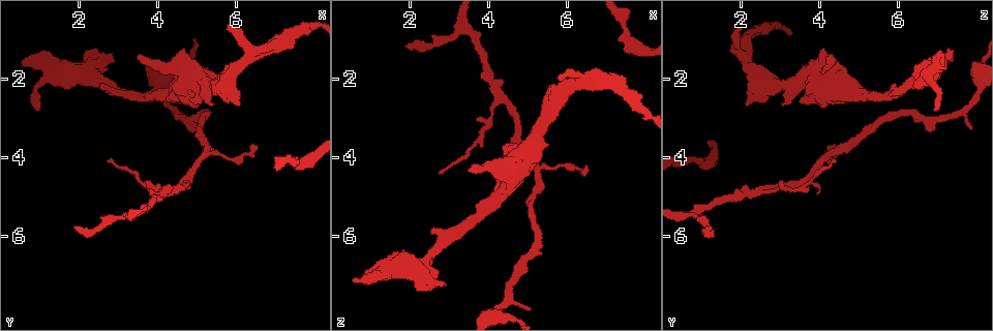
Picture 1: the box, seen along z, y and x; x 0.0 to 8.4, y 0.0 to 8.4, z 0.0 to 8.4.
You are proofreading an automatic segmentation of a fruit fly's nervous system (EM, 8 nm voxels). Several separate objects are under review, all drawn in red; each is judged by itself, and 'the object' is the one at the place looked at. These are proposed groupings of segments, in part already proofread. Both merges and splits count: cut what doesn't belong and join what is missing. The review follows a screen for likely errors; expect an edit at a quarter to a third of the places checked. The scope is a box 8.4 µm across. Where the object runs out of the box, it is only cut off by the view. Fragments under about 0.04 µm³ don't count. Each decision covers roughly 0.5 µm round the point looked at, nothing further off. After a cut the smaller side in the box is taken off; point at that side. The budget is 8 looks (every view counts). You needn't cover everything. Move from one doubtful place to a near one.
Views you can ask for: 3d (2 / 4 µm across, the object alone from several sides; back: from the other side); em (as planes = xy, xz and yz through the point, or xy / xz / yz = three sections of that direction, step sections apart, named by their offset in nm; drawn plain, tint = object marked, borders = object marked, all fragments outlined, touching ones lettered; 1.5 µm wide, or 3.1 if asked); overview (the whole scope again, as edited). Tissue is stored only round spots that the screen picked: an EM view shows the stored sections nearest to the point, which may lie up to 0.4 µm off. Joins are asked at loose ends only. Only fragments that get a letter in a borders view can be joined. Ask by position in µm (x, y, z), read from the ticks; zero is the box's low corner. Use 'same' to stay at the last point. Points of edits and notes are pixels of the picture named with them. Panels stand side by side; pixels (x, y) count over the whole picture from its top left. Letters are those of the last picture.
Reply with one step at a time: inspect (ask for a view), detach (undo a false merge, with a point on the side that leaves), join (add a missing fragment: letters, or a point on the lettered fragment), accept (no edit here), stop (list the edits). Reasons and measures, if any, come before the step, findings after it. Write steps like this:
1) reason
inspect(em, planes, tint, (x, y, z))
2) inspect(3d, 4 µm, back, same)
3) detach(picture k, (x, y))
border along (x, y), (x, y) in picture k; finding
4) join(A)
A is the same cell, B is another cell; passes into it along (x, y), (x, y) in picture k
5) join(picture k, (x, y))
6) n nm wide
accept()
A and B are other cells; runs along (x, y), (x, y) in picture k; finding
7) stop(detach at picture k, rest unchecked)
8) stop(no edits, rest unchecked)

an open end
inspect(3d, 4 µm, (6.05, 2.70, 2.15))

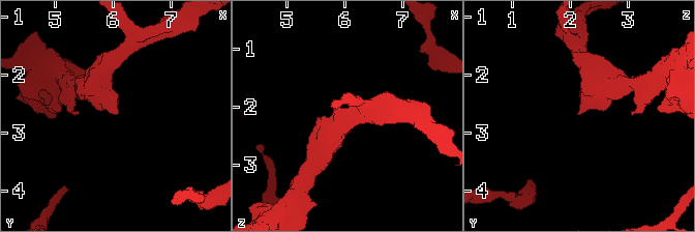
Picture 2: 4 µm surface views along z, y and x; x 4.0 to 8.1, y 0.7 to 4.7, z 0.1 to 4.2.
now the EM
inspect(em, xy, step 4, tint, (6.00, 2.65, 2.15))

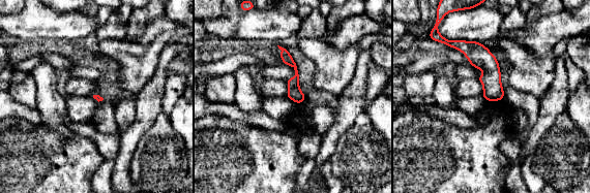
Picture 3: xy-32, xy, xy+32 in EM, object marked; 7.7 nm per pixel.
inspect(em, planes, borders, same)

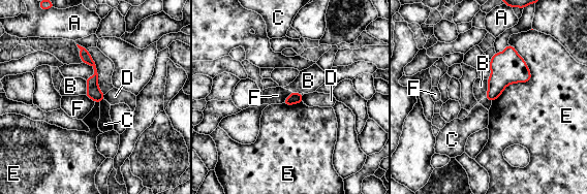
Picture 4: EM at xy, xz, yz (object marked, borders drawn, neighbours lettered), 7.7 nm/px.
accept()
A, B, C, D, E and F are other cells; runs along (83, 51), (95, 69), (98, 99) in picture 4; none of them fits

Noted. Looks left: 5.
thin end
inspect(3d, 4 µm, (6.50, 3.70, 4.20))

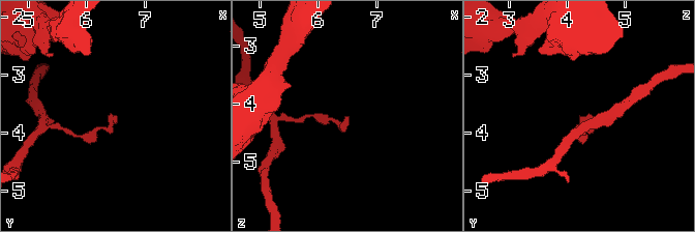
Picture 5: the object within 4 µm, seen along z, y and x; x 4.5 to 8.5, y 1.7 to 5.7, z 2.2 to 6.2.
need the tissue
inspect(em, planes, borders, (6.50, 3.75, 4.15))

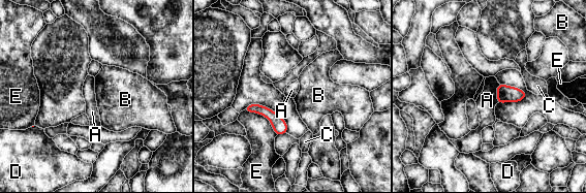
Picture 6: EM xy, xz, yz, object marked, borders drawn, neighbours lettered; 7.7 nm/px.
130 nm wide
accept()
A, B, C, D and E are other cells; border along (499, 84), (496, 90), (497, 102) in picture 6; none of them fits

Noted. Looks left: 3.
free end
inspect(3d, 4 µm, (2.40, 1.25, 7.35))

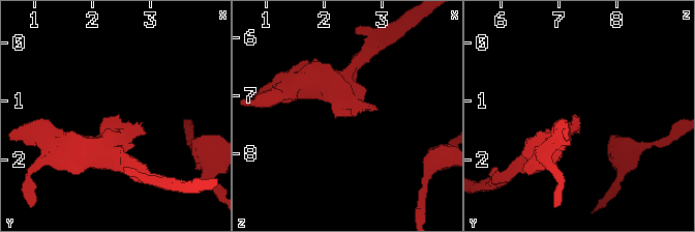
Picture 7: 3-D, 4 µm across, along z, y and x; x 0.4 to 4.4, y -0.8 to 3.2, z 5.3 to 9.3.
inspect(em, xz, step 4, tint, (2.40, 1.30, 7.35))

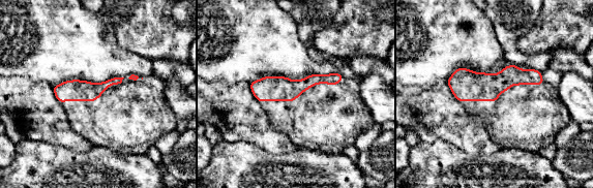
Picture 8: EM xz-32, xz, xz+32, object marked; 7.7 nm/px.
inspect(em, planes, borders, same)

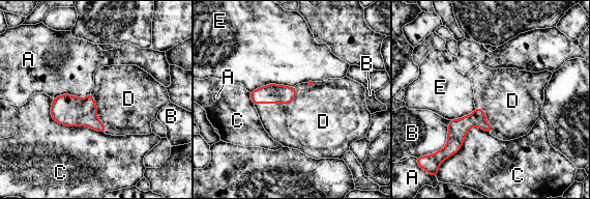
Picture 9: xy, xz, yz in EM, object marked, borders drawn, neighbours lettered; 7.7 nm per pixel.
join(D)
D is the same cell, A, B, C and E are other cells; passes into it along (271, 93), (278, 103), (302, 124) in picture 9; the neuron continues

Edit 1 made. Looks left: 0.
stop(join at picture 9, rest unchecked)

